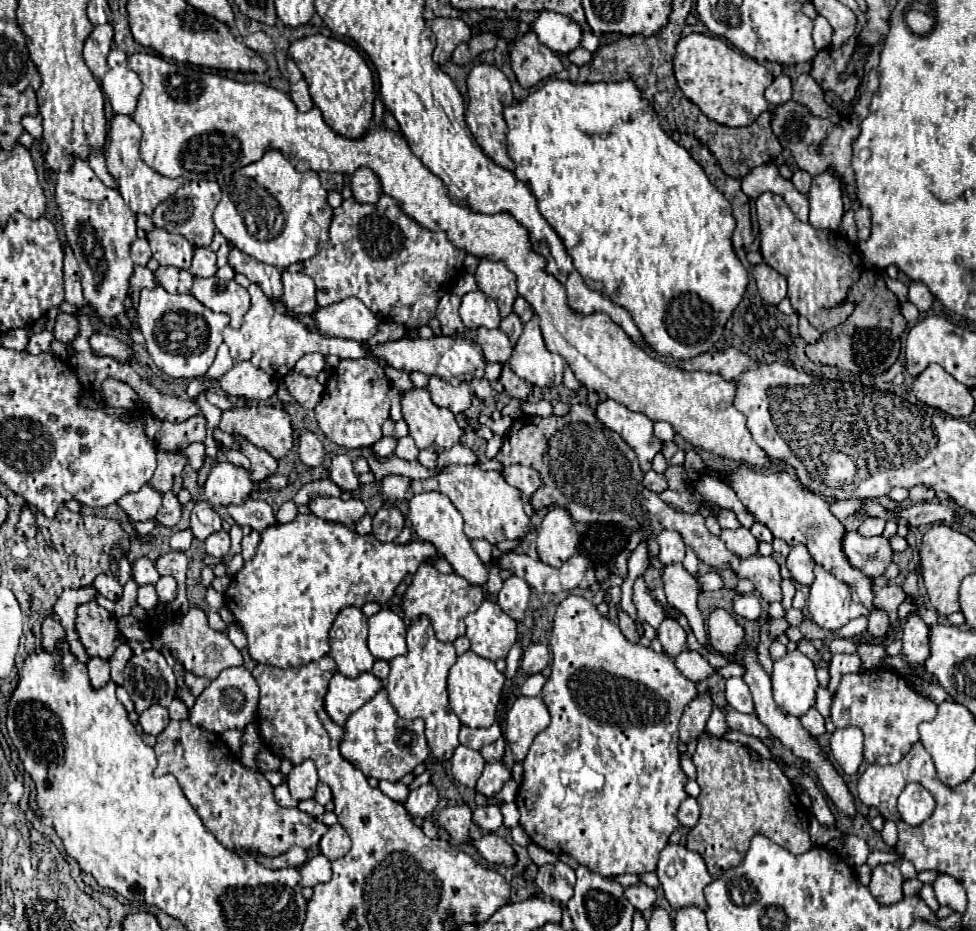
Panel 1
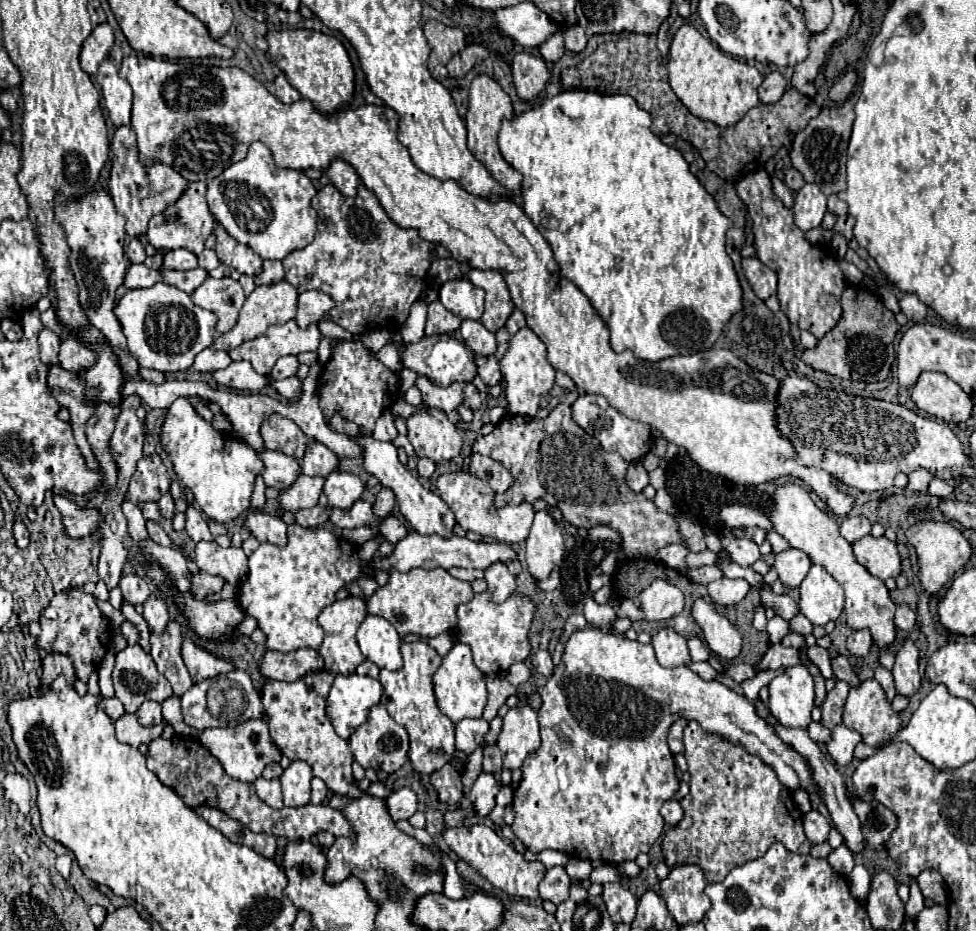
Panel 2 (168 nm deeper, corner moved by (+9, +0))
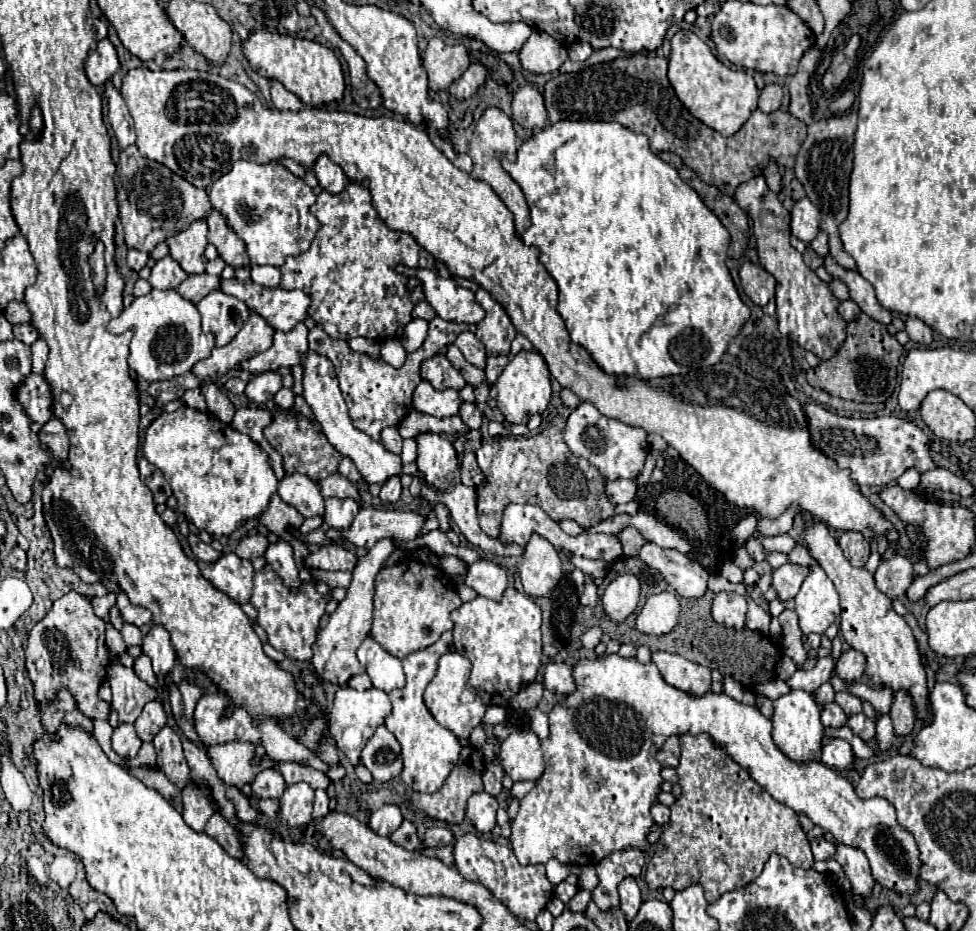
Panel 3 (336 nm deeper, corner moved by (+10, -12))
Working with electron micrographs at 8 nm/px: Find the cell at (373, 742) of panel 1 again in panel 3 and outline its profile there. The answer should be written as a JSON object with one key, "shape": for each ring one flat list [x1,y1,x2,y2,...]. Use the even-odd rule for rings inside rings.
{"shape":[[378,726,374,736,364,746,362,764,378,782,388,782,402,772,400,744,386,726]]}

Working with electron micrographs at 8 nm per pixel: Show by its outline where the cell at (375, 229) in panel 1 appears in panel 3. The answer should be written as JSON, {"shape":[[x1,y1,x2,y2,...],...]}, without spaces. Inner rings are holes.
{"shape":[[350,180,340,194,320,192,312,212,320,220,320,230,306,252,286,258,286,264,280,268,280,286,308,292,312,298,308,314,330,338,396,338,412,320,410,314,414,306,406,290,406,276,398,274,394,266,434,268,432,254,418,246,408,232,390,230,374,210,368,188,354,180]]}

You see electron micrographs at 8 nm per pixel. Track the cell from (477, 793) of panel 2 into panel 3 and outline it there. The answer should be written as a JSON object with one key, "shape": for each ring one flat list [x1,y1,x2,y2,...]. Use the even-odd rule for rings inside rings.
{"shape":[[476,792,474,796,468,798,466,818,480,834,488,834,496,826,496,810,498,810,498,802,494,796,486,792]]}

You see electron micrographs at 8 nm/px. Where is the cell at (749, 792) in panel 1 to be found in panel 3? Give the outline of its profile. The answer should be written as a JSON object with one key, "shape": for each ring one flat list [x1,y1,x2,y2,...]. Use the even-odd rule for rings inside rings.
{"shape":[[684,734,680,736,680,748,682,754,676,774,682,794,670,806,670,824,662,828,656,850,644,872,644,880,652,890,662,890,668,886,682,890,690,882,698,882,704,888,708,904,712,904,724,892,732,892,750,884,762,872,762,866,772,852,788,858,790,864,798,868,812,868,814,858,810,852,810,842,798,822,798,814,792,808,776,802,756,780,750,778,740,764,730,760,730,756,726,756,726,752,718,748,714,740,710,740,710,734]]}

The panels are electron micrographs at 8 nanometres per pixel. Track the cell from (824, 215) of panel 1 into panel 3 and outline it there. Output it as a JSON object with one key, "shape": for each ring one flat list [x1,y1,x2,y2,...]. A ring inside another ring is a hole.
{"shape":[[802,198,798,200,792,210,792,222,790,222,790,228,792,228,792,234,802,240,804,244,810,244,818,230,820,230,820,212,818,208,808,200,808,198]]}

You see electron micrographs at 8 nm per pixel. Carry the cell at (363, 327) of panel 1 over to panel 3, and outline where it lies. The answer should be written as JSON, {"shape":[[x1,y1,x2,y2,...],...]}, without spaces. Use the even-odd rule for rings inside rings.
{"shape":[[222,280,220,290,246,302,250,312,262,316,266,324,270,324,274,330,284,332,292,330,298,322,302,322,310,306,310,296,306,296,302,290,264,288,260,284,254,284,252,280]]}

